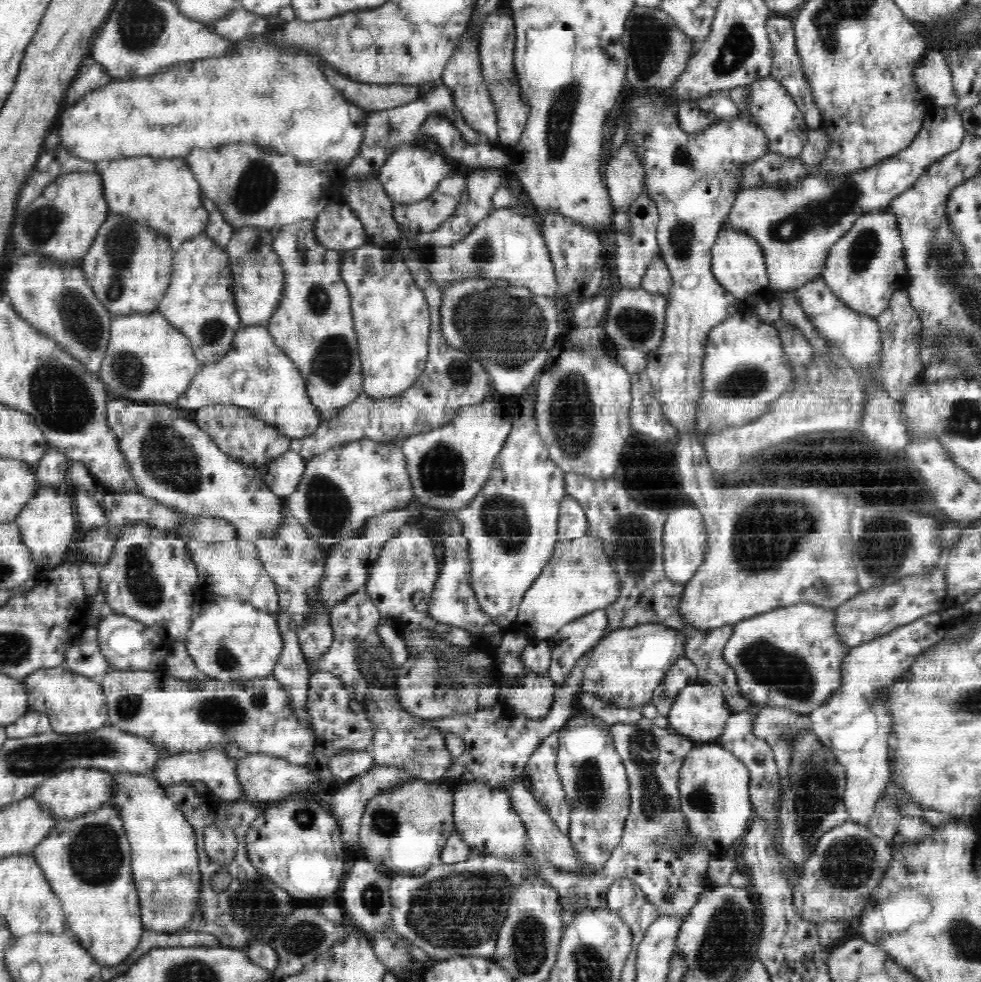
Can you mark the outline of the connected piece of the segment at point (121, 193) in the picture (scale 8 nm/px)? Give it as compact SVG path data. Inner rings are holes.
M132 156L102 164L99 168L103 180L104 198L109 212L122 213L148 227L156 228L163 236L168 237L171 249L176 252L180 245L193 236L204 233L209 221L209 214L203 205L203 190L195 173L186 164L184 158L156 158L152 156Z

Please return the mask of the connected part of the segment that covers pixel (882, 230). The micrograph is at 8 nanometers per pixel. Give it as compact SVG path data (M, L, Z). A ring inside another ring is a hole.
M888 210L862 214L854 226L831 246L821 277L833 295L848 308L871 317L882 314L888 308L892 293L906 291L909 285L897 218Z

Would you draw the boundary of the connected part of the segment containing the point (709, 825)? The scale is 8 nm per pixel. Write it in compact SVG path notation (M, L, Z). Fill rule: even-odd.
M718 741L695 746L684 758L678 773L681 812L689 832L708 848L712 856L728 849L735 840L746 835L756 816L748 790L750 773L730 749L724 748Z

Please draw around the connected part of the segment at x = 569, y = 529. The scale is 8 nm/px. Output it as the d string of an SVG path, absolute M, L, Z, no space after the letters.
M566 497L561 503L557 522L557 537L560 541L574 540L587 534L588 519L578 500Z

